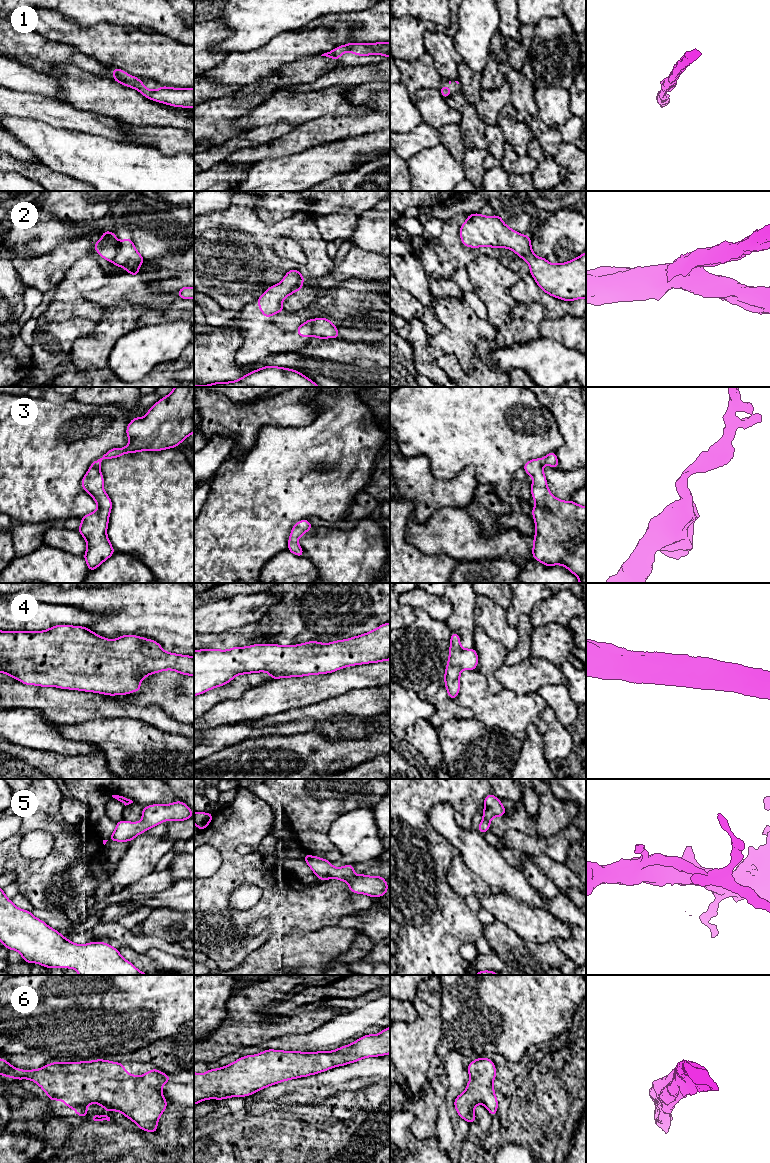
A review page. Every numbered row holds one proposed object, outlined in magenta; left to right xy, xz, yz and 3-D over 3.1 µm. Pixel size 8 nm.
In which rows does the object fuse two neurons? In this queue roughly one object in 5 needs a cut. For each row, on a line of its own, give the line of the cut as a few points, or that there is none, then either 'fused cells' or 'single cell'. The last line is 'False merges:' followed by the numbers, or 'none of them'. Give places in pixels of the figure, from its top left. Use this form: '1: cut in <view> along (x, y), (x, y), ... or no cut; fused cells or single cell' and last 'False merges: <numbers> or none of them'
1: no cut; single cell
2: cut in xy along (119, 242), (117, 253), (111, 261); fused cells
3: no cut; single cell
4: no cut; single cell
5: no cut; single cell
6: no cut; single cell
False merges: 2

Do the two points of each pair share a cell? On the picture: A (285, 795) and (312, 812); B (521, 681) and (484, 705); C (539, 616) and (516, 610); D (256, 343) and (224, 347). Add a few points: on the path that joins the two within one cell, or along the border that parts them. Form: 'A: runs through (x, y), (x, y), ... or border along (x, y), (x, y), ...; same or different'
A: runs through (293, 794), (299, 794), (307, 804); same
B: border along (503, 688), (509, 689), (516, 694), (531, 692); different
C: border along (548, 598), (540, 601), (529, 614); different
D: border along (224, 329), (241, 335), (235, 362), (255, 364); different

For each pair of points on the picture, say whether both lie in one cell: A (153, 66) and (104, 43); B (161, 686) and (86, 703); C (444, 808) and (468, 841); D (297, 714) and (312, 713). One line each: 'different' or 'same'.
A: same
B: different
C: same
D: same

